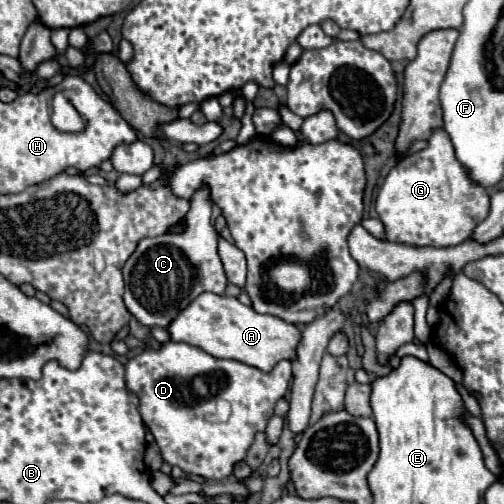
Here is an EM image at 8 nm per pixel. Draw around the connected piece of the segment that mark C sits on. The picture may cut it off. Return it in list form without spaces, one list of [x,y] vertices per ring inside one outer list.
[[[190,216],[186,220],[186,230],[184,232],[166,232],[162,236],[156,238],[144,238],[138,242],[136,250],[132,252],[132,256],[126,260],[126,264],[122,266],[122,274],[124,274],[124,304],[128,308],[128,312],[142,324],[142,326],[162,326],[166,328],[188,304],[192,304],[192,300],[196,300],[196,296],[200,296],[202,292],[214,292],[218,296],[224,294],[228,278],[226,272],[222,268],[218,250],[216,250],[216,230],[210,224],[208,216]]]

